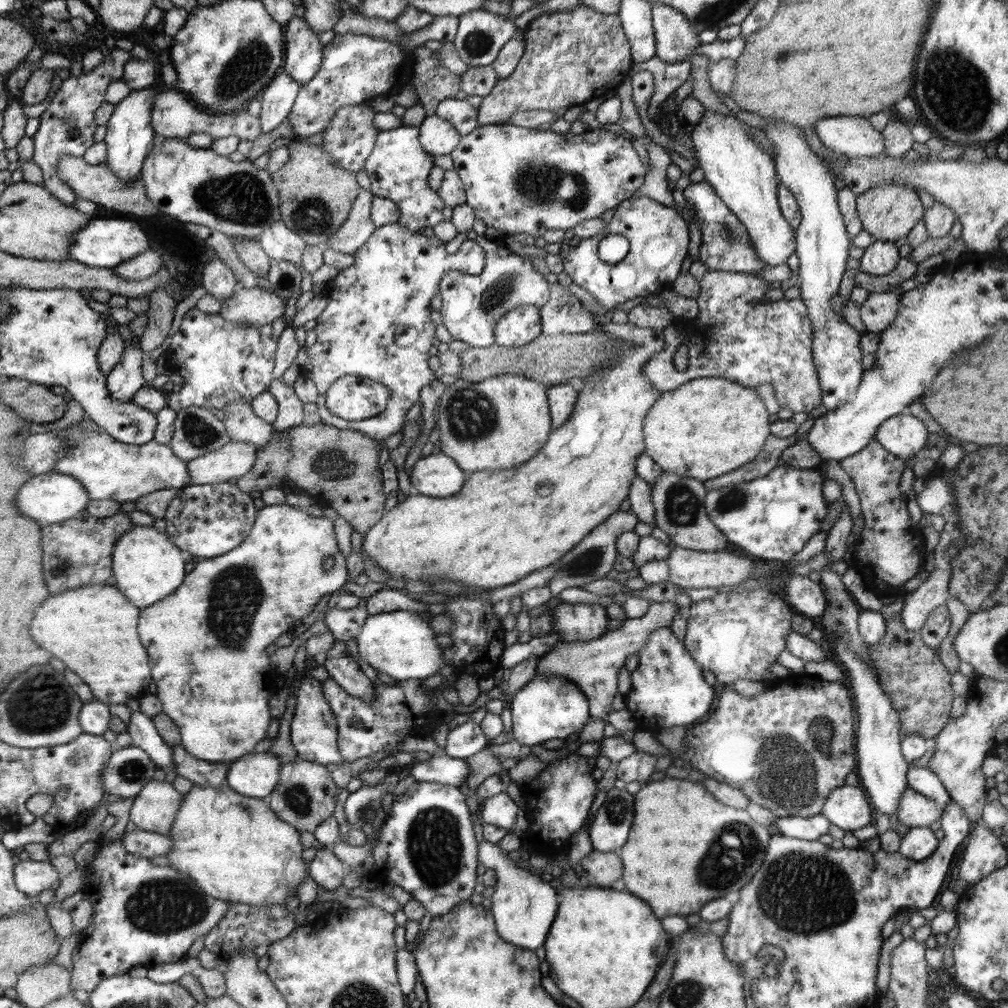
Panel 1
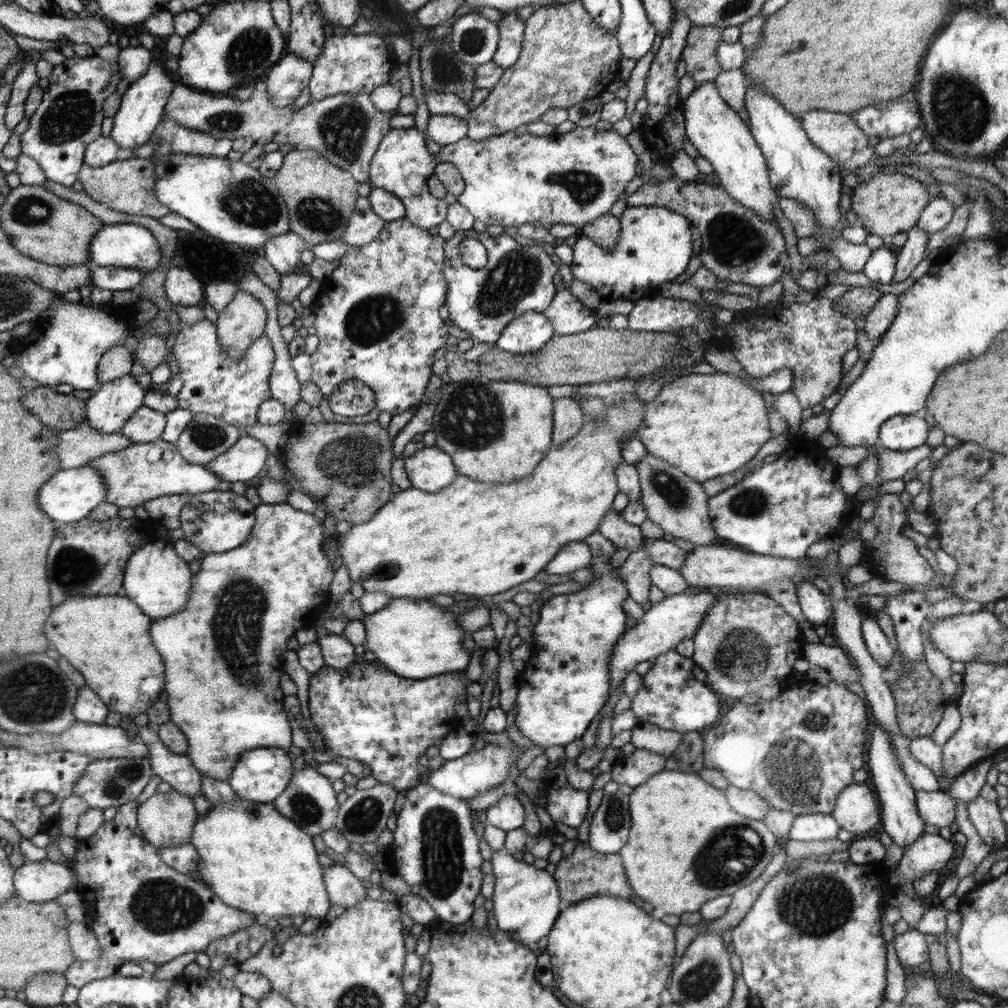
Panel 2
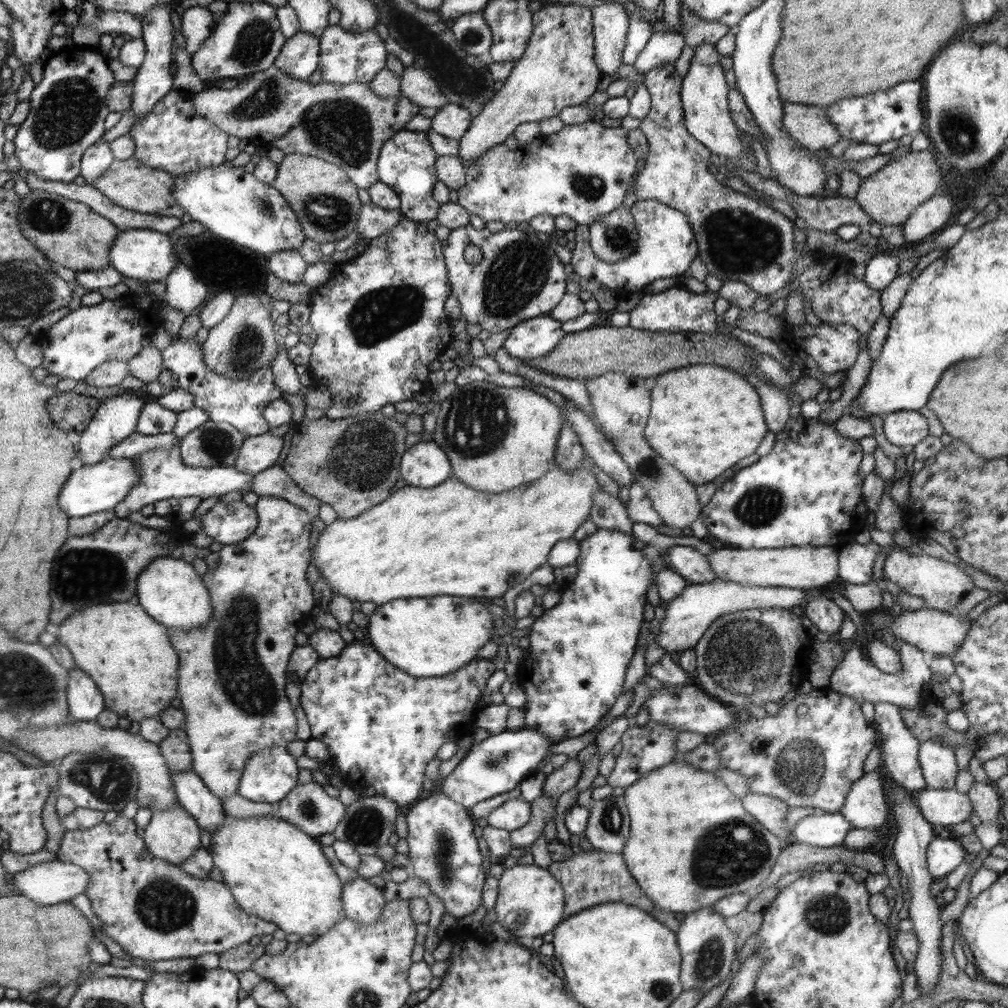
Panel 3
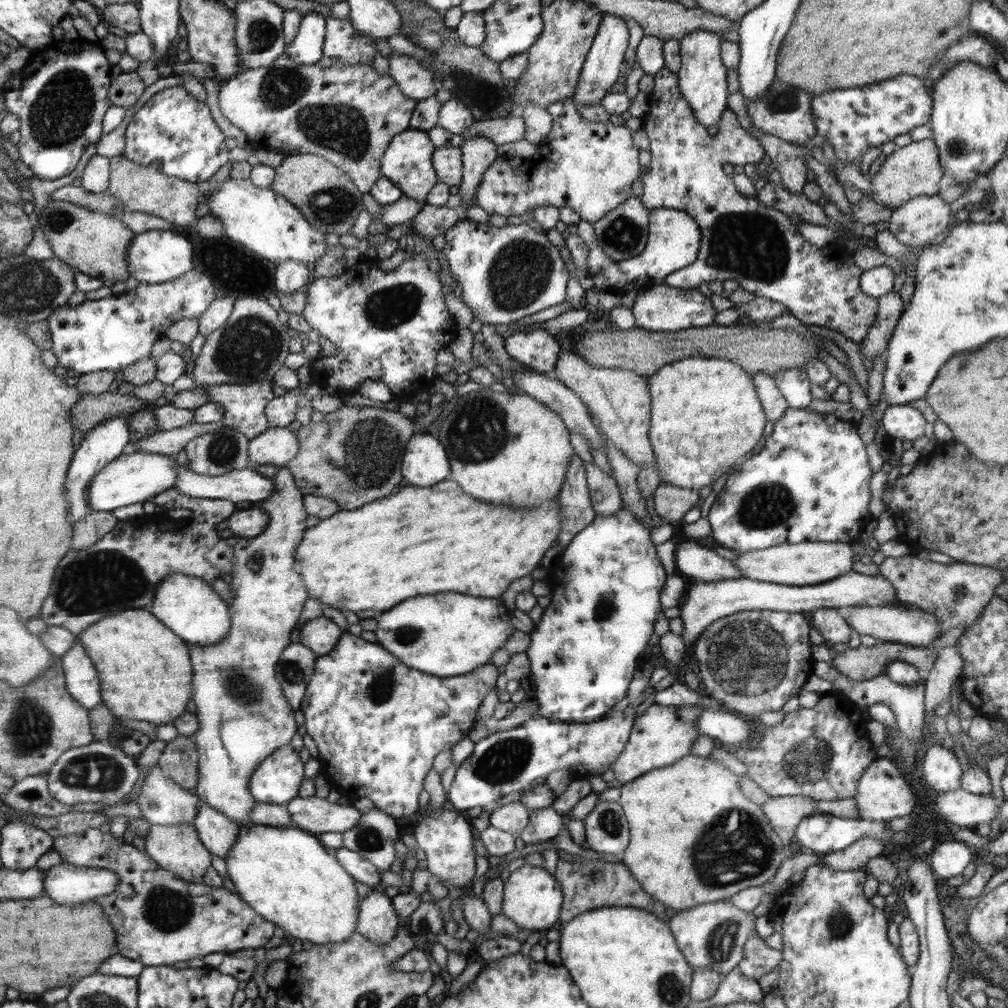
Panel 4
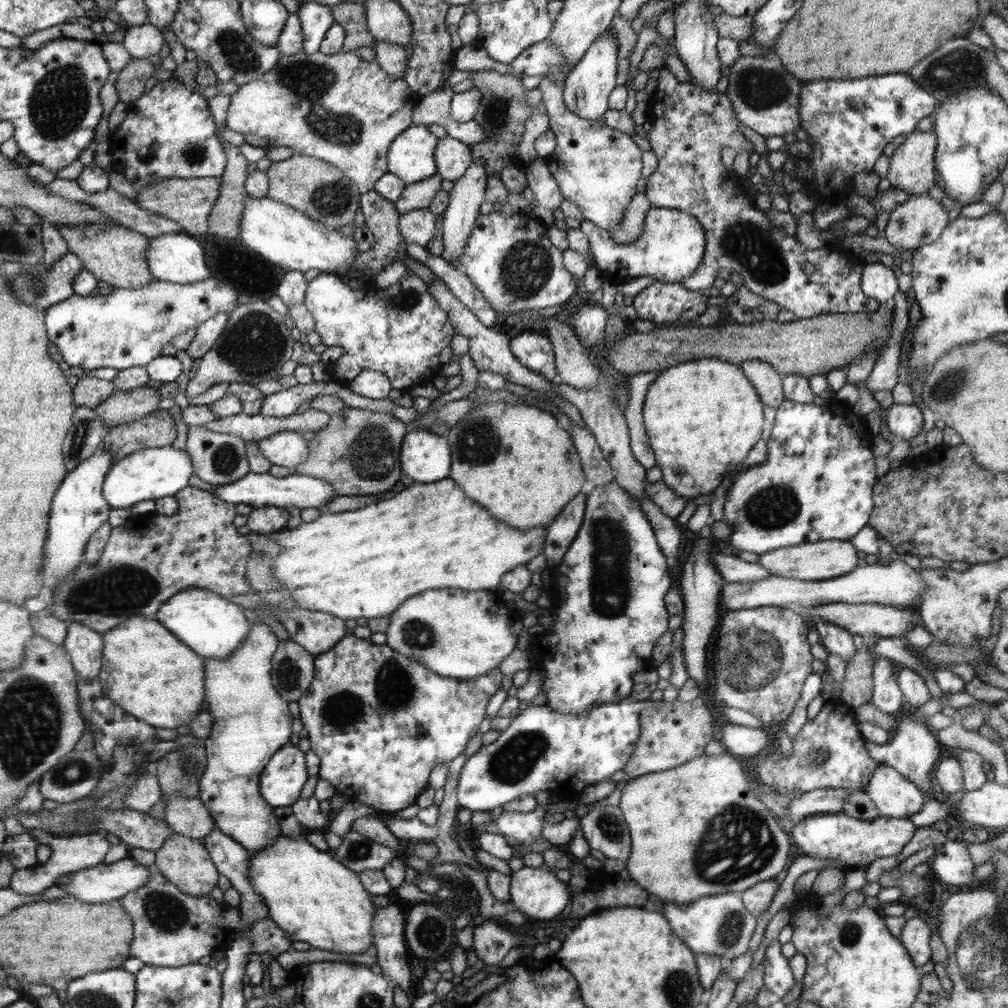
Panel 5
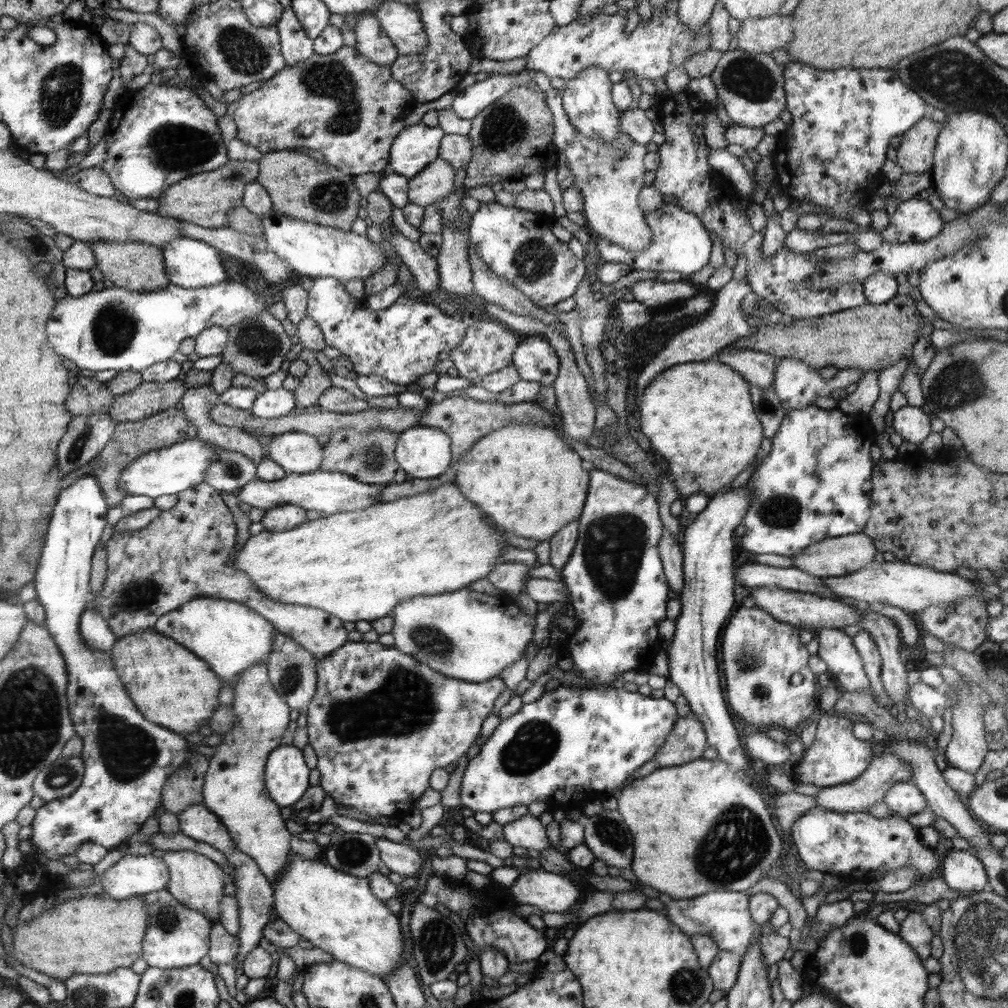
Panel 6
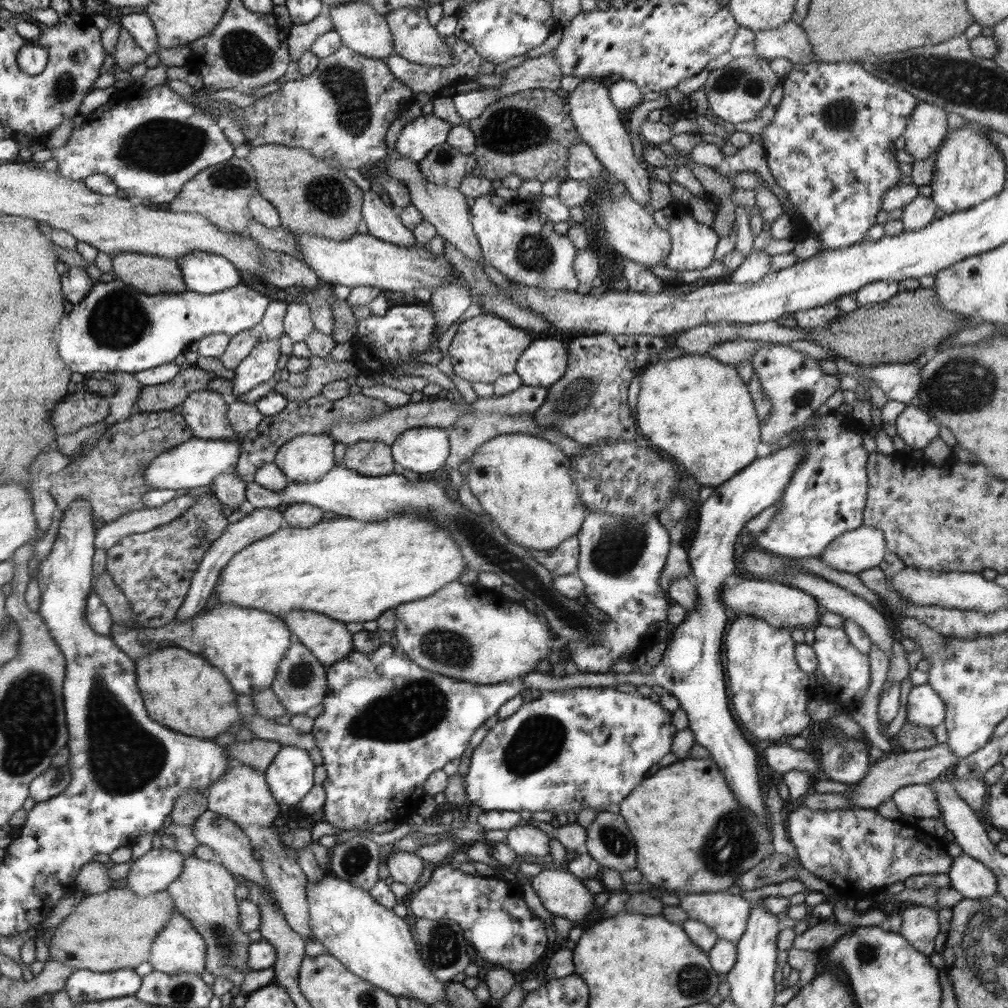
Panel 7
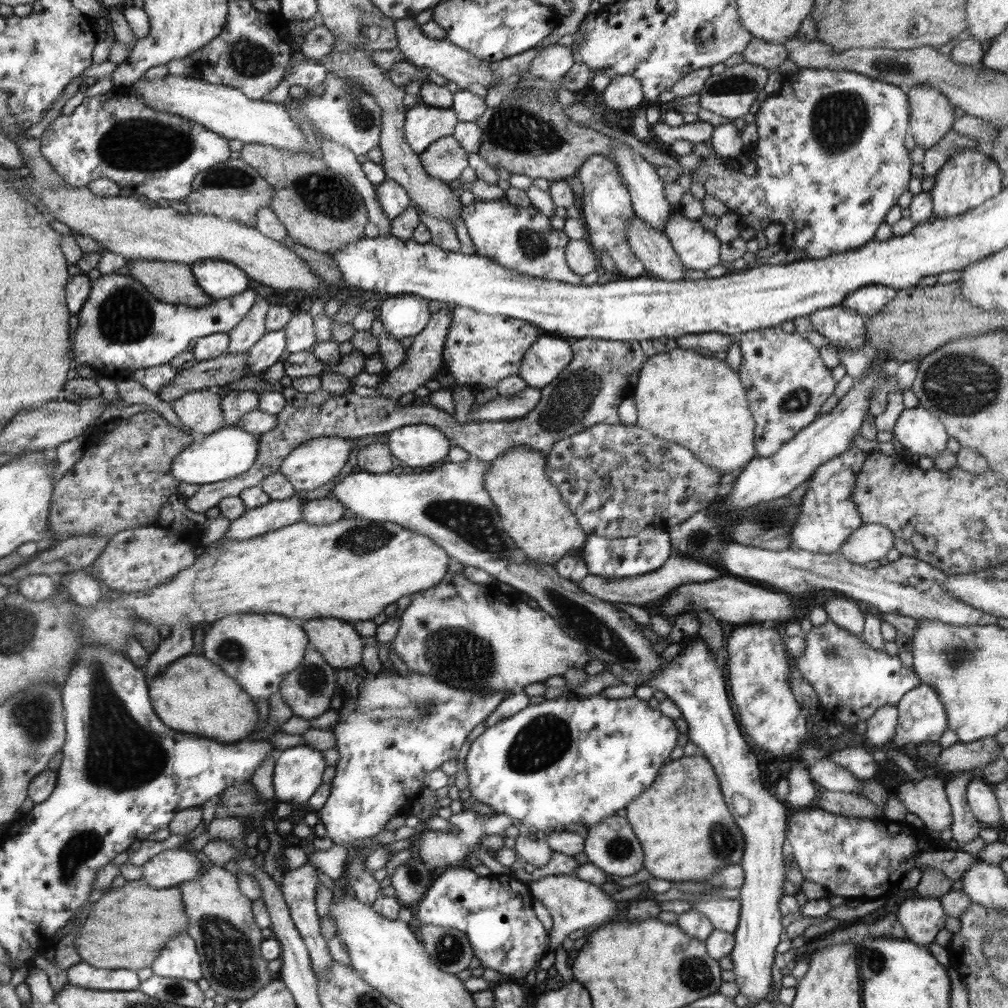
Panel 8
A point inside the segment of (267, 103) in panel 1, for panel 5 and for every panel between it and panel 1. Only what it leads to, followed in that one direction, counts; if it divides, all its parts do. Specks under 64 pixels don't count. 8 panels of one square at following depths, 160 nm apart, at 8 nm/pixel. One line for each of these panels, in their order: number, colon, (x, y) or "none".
2: (292, 73)
3: (300, 57)
4: (307, 47)
5: (316, 19)

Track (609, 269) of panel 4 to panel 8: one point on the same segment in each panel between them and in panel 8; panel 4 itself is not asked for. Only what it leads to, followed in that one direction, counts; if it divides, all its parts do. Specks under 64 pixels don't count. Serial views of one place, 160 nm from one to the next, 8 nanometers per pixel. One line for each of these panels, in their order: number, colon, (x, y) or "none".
5: (671, 248)
6: (680, 243)
7: (693, 247)
8: (698, 249)

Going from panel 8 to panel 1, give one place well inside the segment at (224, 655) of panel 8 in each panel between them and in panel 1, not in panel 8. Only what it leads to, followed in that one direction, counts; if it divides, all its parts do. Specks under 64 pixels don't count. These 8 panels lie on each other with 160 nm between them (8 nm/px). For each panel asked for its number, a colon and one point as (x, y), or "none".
1: (148, 567)
2: (158, 580)
3: (169, 589)
4: (188, 605)
5: (213, 626)
6: (232, 637)
7: (248, 645)

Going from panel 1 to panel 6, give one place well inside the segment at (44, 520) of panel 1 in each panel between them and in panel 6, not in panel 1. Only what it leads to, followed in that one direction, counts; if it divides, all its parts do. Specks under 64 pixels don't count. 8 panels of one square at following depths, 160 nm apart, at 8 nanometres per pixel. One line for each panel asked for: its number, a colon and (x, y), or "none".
2: (71, 494)
3: (90, 489)
4: (135, 477)
5: (150, 473)
6: (169, 470)

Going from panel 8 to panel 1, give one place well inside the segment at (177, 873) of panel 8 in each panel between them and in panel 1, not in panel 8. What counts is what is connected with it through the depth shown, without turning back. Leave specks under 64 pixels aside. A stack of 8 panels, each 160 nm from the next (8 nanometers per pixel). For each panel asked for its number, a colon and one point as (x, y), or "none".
1: (33, 877)
2: (44, 881)
3: (50, 883)
4: (69, 884)
5: (103, 883)
6: (132, 876)
7: (154, 872)

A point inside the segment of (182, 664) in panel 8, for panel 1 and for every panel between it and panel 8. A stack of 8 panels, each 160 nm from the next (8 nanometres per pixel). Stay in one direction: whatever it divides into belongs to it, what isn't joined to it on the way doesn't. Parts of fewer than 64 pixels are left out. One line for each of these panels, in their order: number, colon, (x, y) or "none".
1: (92, 629)
2: (107, 638)
3: (127, 652)
4: (145, 674)
5: (148, 671)
6: (171, 686)
7: (182, 689)

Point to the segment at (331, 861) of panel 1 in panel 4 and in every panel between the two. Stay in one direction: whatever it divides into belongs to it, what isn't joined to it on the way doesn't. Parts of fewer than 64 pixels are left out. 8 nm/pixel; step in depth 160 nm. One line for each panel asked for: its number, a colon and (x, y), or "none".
2: (345, 889)
3: (362, 901)
4: (378, 921)

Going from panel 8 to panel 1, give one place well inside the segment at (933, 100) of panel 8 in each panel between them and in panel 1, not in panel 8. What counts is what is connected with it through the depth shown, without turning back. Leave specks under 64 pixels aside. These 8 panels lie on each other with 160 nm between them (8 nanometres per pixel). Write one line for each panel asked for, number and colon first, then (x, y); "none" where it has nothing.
1: (888, 212)
2: (889, 203)
3: (891, 194)
4: (913, 170)
5: (912, 166)
6: (915, 153)
7: (926, 128)

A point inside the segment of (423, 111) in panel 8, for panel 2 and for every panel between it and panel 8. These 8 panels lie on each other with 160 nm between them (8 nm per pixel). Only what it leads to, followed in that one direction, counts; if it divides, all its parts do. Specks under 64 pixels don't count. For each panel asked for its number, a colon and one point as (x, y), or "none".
2: (402, 164)
3: (407, 161)
4: (409, 162)
5: (411, 156)
6: (417, 146)
7: (417, 138)

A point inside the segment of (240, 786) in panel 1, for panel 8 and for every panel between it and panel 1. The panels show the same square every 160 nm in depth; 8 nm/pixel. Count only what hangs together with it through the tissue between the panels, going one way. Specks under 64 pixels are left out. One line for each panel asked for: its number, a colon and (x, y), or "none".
2: (261, 775)
3: (271, 774)
4: (277, 780)
5: (282, 780)
6: (287, 775)
7: (290, 776)
8: (297, 774)

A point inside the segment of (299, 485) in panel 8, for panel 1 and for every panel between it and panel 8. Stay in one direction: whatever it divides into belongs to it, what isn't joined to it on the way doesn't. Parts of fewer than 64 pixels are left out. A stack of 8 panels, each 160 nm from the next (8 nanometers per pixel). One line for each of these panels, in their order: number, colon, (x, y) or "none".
1: (233, 460)
2: (245, 460)
3: (257, 453)
4: (278, 446)
5: (288, 449)
6: (296, 452)
7: (305, 458)

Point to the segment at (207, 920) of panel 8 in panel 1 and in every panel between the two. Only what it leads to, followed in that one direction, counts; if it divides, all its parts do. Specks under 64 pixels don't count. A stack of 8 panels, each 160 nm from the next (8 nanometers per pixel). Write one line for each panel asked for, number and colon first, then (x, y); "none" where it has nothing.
1: (154, 809)
2: (166, 820)
3: (173, 834)
4: (178, 848)
5: (185, 862)
6: (197, 882)
7: (204, 893)

